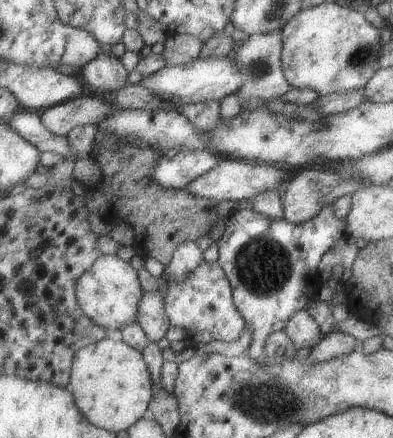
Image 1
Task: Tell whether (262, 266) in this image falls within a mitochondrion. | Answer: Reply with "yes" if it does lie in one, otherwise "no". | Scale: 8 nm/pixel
yes

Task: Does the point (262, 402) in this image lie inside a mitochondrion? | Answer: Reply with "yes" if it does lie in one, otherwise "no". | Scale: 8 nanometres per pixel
yes

